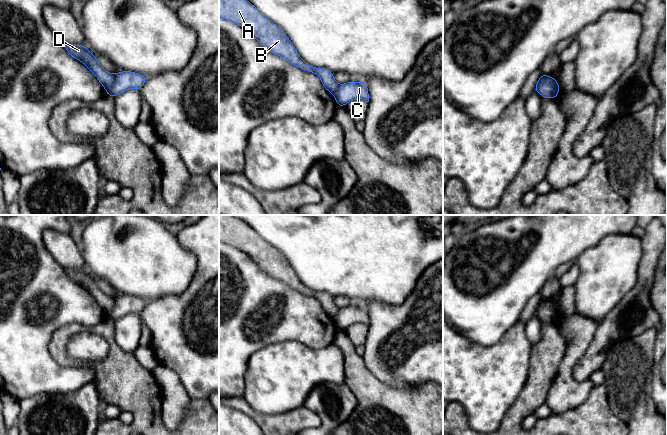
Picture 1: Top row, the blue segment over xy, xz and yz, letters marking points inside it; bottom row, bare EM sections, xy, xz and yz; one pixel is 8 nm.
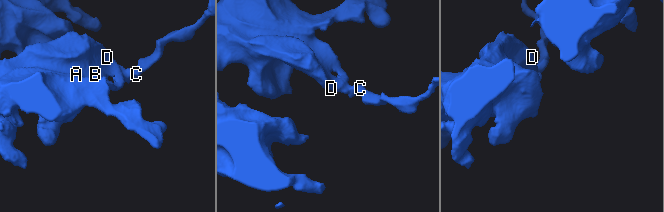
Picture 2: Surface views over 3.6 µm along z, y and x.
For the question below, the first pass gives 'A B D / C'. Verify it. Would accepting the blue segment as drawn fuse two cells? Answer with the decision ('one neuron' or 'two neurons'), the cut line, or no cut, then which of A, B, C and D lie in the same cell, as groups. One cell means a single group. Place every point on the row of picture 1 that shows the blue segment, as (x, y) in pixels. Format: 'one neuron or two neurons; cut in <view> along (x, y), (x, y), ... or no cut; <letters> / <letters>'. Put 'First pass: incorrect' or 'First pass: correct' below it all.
two neurons; cut in xy along (115, 75), (109, 95); A B D / C
First pass: correct

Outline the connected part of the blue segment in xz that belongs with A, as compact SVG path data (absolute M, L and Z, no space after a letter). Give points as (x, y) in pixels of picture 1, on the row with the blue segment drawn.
M219 0L219 18L247 29L269 52L302 70L316 74L328 92L334 94L337 91L339 84L334 78L334 73L326 68L316 68L306 63L284 31L262 15L248 0Z

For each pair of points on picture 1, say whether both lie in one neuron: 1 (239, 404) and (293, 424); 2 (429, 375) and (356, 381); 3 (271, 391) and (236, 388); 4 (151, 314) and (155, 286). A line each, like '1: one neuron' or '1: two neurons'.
1: one neuron
2: two neurons
3: two neurons
4: two neurons

